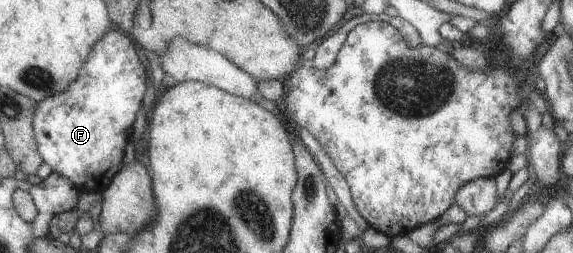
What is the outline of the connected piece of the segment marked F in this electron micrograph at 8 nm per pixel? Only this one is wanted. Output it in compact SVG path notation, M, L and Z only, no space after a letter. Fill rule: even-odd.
M118 28L110 29L93 47L79 77L63 93L36 103L33 129L37 140L37 149L53 172L68 177L82 191L103 192L115 174L122 169L124 148L132 134L132 124L138 110L142 108L142 98L146 92L146 74L132 40Z

